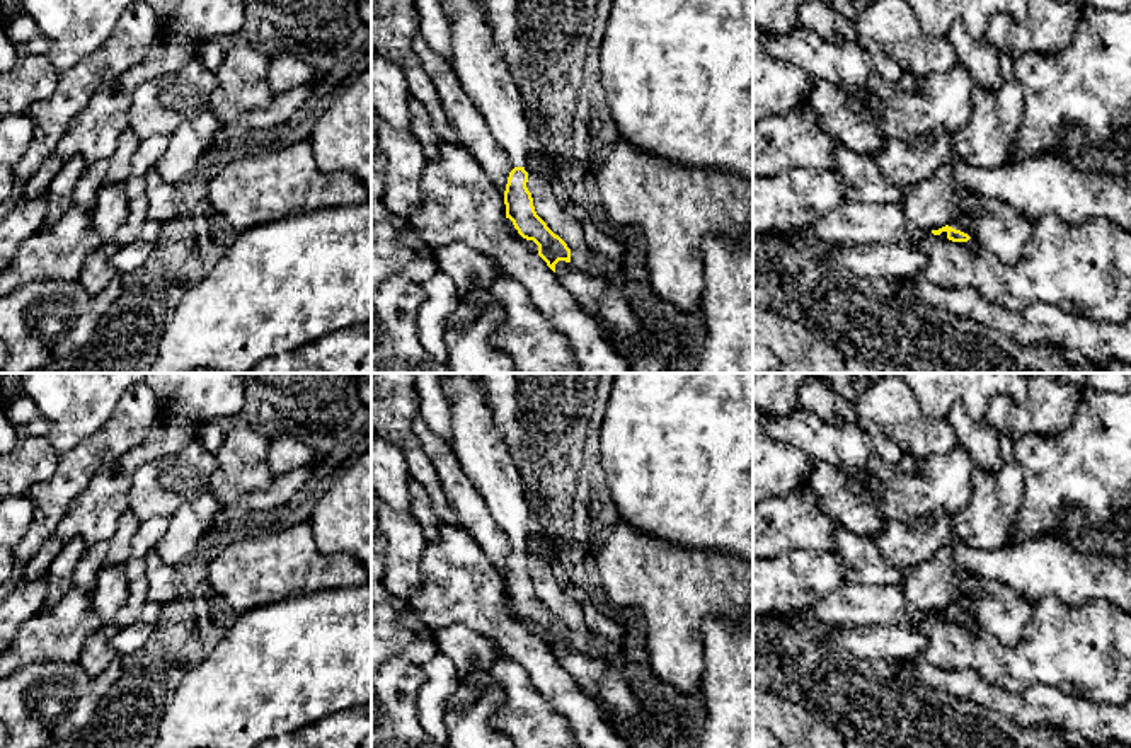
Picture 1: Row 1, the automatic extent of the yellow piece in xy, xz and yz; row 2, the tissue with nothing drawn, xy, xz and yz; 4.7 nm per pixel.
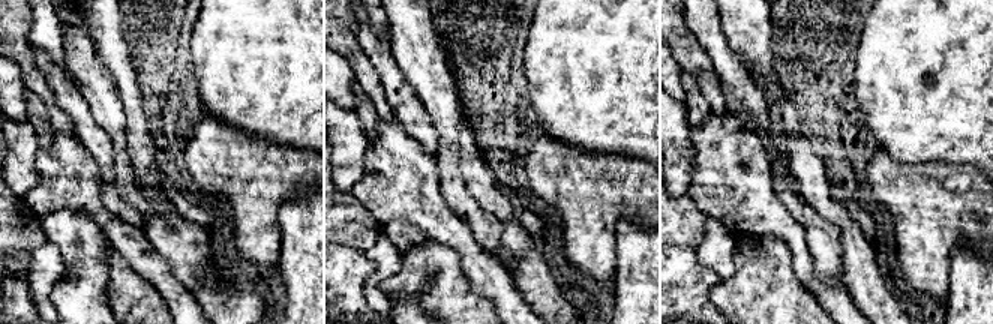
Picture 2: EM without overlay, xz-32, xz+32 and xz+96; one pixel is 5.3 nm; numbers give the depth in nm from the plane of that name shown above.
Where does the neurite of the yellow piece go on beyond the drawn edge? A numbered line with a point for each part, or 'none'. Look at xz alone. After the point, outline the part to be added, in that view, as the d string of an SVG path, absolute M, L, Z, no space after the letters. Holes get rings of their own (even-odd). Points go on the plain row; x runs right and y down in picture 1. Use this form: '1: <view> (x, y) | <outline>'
1: xz (484, 457) | M439 373L451 407L451 450L509 544L525 549L531 525L521 474L492 419L477 373Z

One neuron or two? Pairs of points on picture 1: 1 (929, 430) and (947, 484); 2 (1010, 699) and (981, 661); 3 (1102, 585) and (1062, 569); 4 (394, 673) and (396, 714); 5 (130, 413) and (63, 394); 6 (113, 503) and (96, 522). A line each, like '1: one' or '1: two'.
1: two
2: two
3: one
4: one
5: two
6: one

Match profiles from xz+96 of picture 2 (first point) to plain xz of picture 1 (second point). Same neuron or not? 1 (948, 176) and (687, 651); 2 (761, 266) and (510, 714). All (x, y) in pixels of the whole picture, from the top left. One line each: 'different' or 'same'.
1: same
2: same

